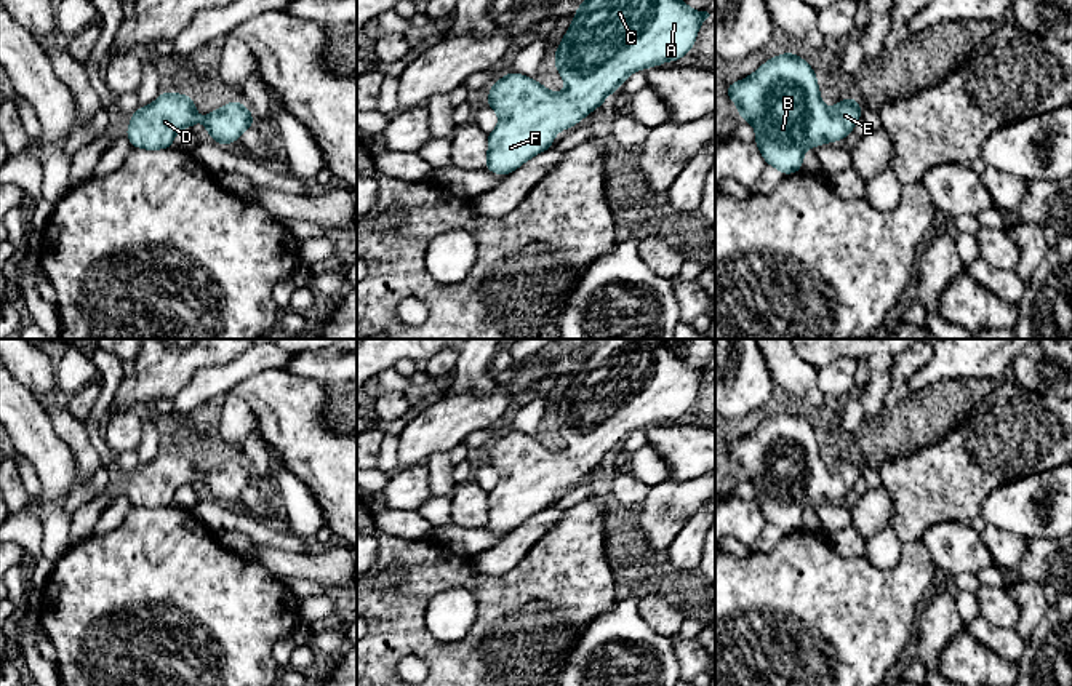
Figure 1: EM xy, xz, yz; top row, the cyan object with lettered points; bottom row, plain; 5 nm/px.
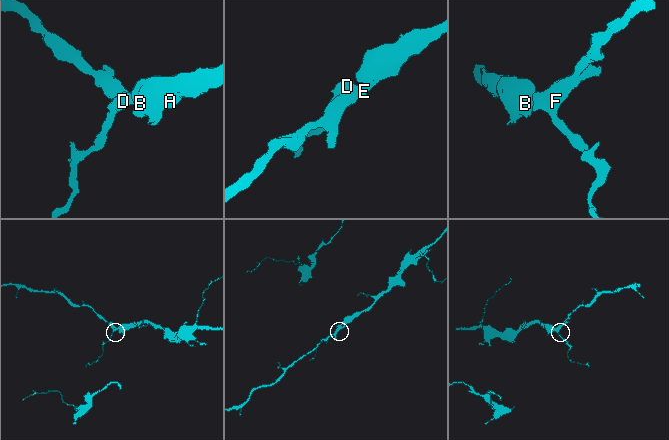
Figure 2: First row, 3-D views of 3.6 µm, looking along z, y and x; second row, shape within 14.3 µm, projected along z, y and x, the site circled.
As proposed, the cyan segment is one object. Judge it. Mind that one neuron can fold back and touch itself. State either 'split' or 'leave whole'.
leave whole

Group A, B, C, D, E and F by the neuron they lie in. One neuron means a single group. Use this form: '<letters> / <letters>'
A B C D E F

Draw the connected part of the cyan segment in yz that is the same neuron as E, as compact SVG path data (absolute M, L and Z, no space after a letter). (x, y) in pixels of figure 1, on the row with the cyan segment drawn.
M786 51L766 59L752 75L736 83L730 82L725 90L739 109L739 120L755 126L754 142L766 165L778 168L782 176L803 170L808 147L845 139L862 117L861 102L853 98L842 98L837 106L827 109L821 101L818 82L813 67L803 58Z

